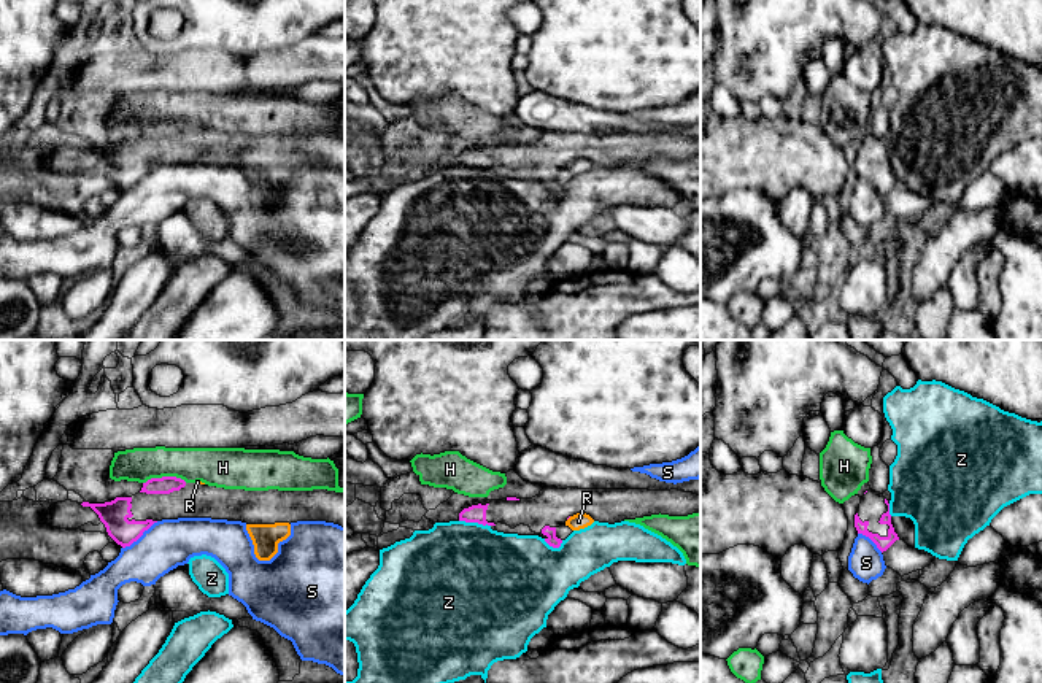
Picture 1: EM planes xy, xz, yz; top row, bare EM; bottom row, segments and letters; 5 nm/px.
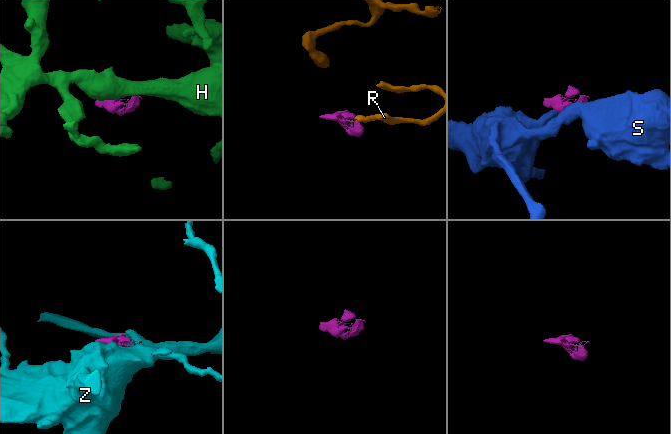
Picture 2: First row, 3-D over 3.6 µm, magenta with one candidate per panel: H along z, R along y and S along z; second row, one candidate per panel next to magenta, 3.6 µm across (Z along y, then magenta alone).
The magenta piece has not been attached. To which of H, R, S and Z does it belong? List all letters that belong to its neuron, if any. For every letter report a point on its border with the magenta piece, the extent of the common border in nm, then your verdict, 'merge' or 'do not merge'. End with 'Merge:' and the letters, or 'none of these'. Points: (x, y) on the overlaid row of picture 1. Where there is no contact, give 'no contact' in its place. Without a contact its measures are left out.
H: meets magenta in xy at (164, 477); contact 220 nm long; do not merge
R: no contact; do not merge
S: meets magenta in xy at (140, 536); contact 240 nm long; do not merge
Z: meets magenta in xz at (475, 521); contact 160 nm long; do not merge
Merge: none of these

